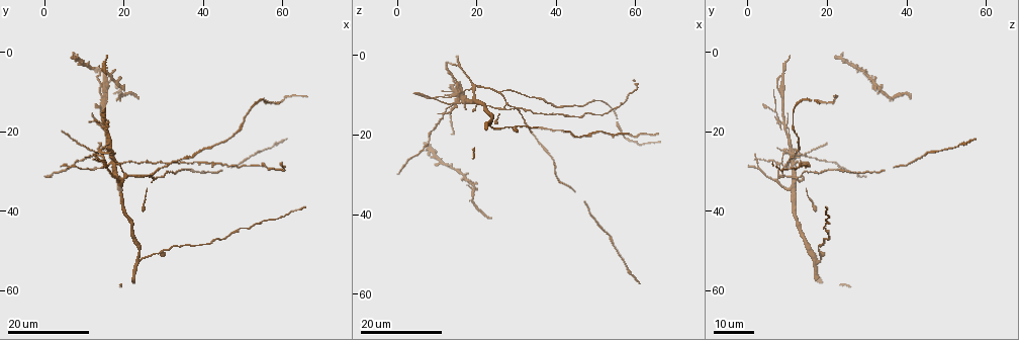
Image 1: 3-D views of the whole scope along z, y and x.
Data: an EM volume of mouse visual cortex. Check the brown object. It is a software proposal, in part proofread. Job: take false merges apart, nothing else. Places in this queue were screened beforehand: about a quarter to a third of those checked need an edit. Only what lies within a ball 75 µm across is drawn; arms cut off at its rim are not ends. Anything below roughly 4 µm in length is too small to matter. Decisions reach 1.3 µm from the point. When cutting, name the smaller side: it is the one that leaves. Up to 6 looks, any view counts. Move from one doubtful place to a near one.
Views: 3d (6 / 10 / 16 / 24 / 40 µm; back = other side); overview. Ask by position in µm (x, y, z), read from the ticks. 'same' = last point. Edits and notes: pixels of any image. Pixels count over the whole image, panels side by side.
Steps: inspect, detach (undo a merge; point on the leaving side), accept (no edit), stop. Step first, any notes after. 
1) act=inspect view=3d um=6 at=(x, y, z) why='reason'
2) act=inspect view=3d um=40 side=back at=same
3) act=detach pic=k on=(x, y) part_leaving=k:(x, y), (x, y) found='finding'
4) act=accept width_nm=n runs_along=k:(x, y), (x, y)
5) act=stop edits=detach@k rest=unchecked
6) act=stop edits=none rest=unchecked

act=inspect view=3d um=24 at=(26.5, 31.5, 9.0) why='arms part here'

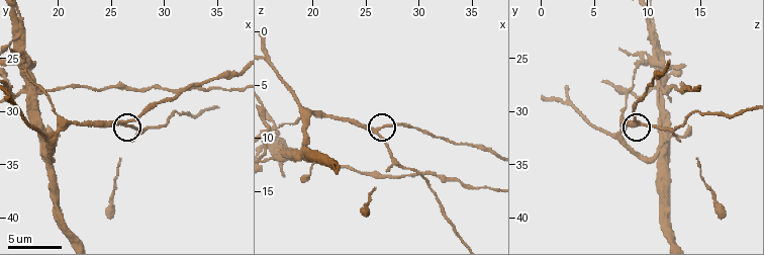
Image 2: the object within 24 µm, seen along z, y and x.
act=inspect view=3d um=10 at=(26.0, 31.0, 9.4)

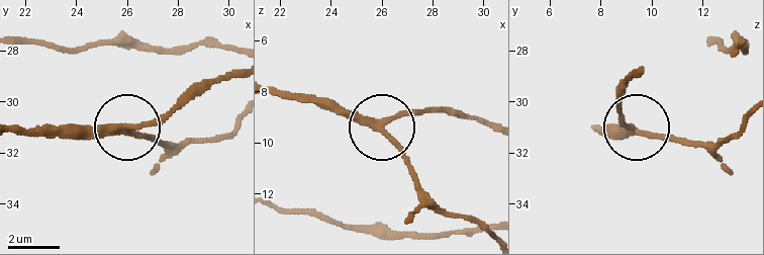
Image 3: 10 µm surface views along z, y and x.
act=accept width_nm=240 runs_along=3:(274, 93), (306, 93), (378, 121), (435, 108) found='continuous, no second neuron'

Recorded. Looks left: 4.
act=inspect view=3d um=6 at=(19.4, 32.4, 7.4) why='thin arm on a thick one'

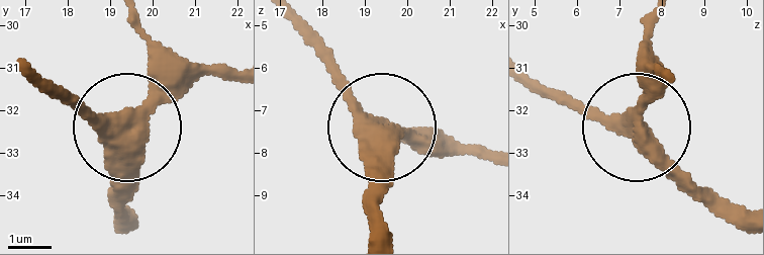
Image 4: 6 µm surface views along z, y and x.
act=accept width_nm=340 found='one neuron here'

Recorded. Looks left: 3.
act=inspect view=3d um=24 at=(24.0, 52.5, 17.5)

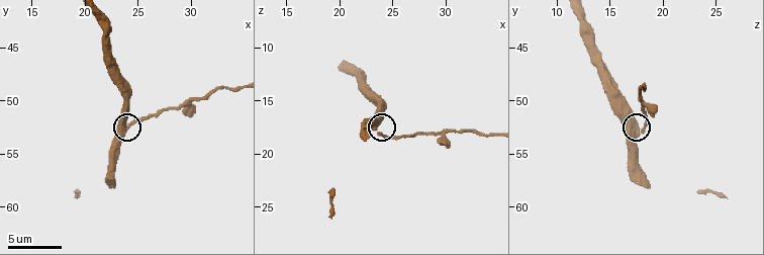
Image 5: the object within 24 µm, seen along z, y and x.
act=inspect view=3d um=10 at=(23.6, 52.8, 18.2)

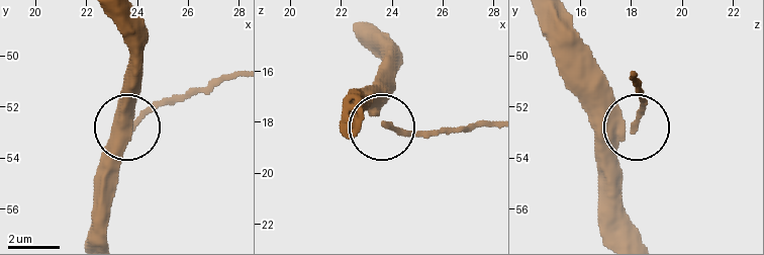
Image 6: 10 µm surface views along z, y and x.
act=accept width_nm=340 runs_along=6:(541, 21), (593, 73), (631, 125), (602, 175) found='all the same neuron'

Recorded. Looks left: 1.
act=stop edits=none rest=unchecked

